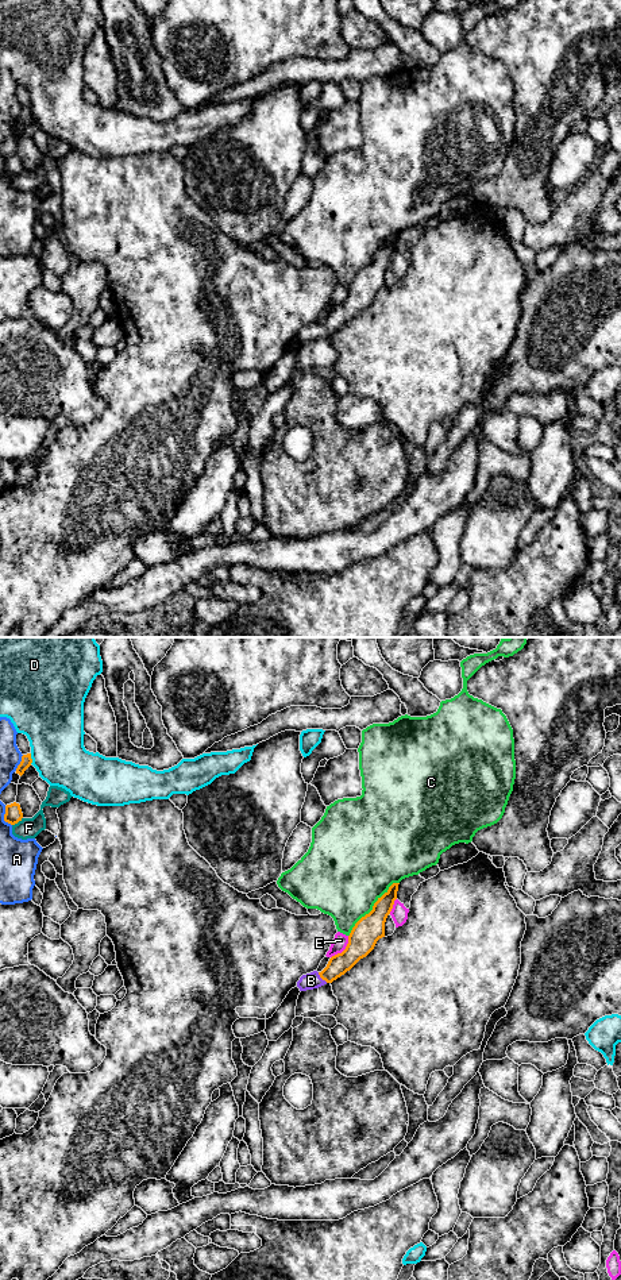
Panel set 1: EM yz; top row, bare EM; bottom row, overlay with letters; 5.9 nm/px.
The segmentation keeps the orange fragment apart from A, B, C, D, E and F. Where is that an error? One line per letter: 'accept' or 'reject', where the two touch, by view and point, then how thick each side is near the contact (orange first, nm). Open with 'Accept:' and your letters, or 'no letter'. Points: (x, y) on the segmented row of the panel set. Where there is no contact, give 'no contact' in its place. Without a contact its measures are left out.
Accept: B
A: reject | yz (20, 763) | 70/130 nm
B: accept | yz (321, 978) | 120/100 nm
C: reject | yz (373, 908) | 170/480 nm
D: reject | yz (31, 759) | 70/360 nm
E: reject | yz (344, 949) | 170/90 nm
F: reject | yz (16, 822) | 100/130 nm

